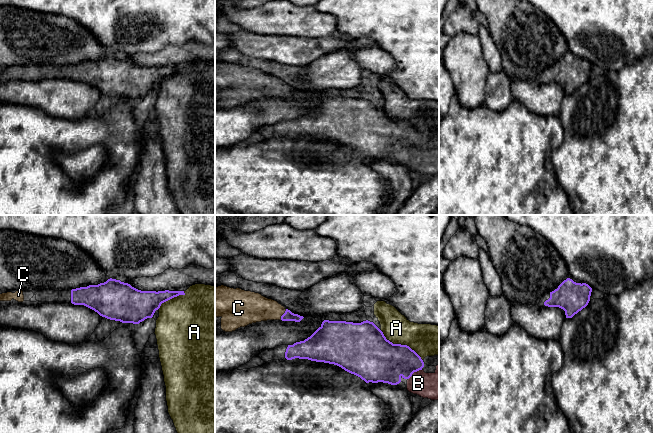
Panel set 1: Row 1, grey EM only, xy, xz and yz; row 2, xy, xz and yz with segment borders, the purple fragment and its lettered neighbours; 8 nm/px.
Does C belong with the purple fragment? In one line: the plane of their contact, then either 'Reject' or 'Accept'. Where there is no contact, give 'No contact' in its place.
Touches purple in xz. Accept

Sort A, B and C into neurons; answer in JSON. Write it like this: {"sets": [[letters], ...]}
{"sets": [["A"], ["B", "C"]]}

